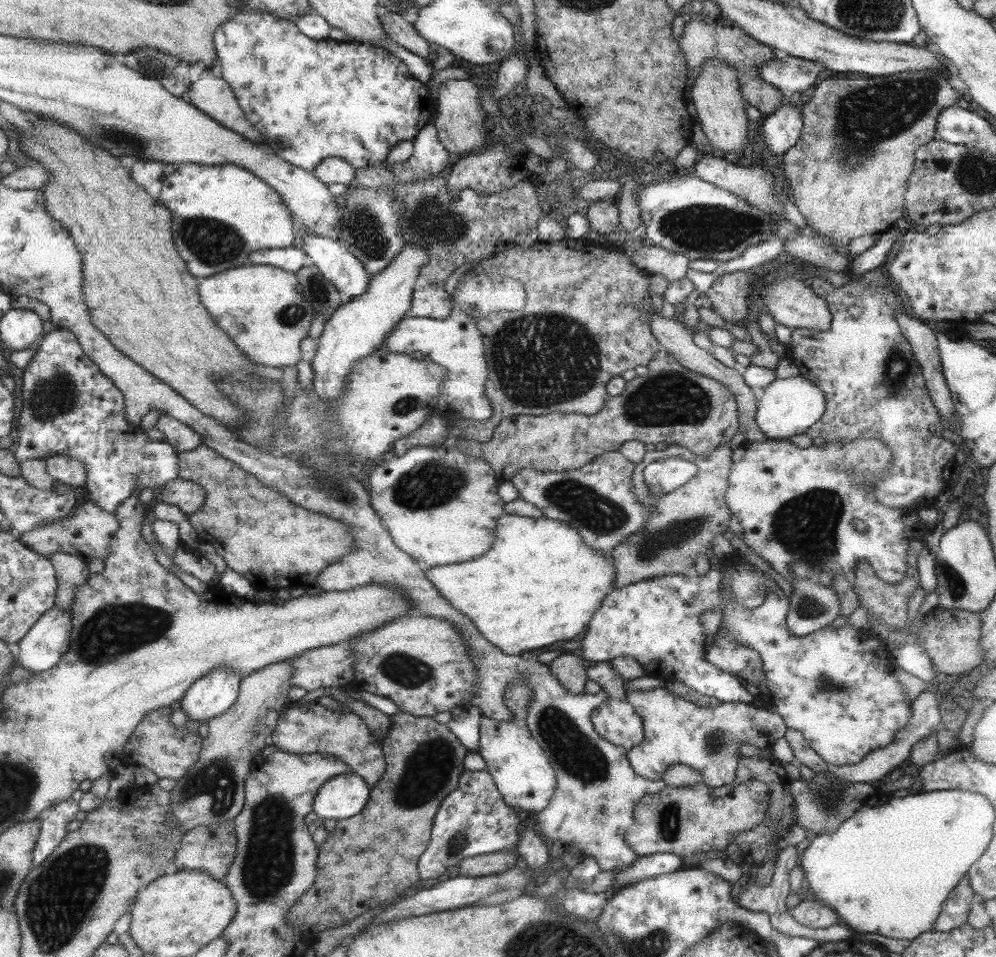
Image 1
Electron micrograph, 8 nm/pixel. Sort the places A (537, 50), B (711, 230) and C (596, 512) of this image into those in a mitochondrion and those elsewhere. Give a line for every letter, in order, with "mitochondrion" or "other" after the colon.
A: other
B: mitochondrion
C: mitochondrion

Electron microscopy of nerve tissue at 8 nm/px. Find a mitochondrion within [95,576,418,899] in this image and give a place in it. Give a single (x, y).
(215, 780)

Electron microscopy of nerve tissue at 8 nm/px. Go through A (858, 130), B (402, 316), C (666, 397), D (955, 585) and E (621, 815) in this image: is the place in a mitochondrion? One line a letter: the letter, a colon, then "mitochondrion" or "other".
A: mitochondrion
B: other
C: mitochondrion
D: mitochondrion
E: other

